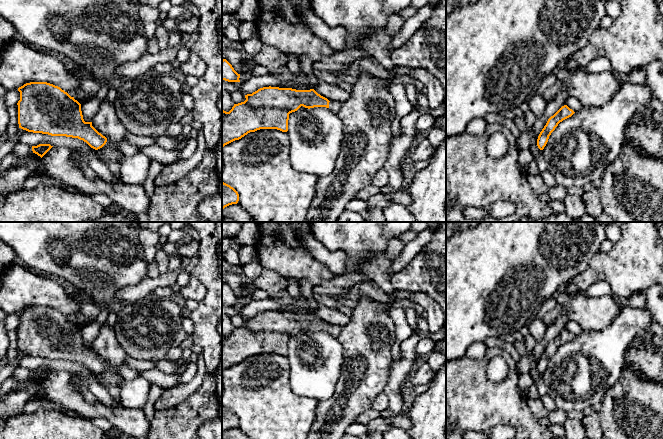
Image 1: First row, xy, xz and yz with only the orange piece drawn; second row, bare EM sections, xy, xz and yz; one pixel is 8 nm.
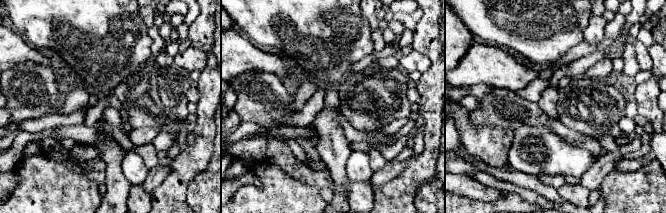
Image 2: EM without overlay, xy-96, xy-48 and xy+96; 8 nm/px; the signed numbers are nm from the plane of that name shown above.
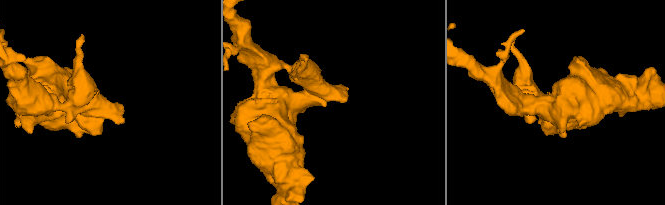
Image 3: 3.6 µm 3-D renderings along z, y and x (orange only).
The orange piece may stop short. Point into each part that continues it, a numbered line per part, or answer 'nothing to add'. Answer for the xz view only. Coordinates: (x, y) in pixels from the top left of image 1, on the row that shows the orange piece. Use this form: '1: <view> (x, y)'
1: xz (334, 106)

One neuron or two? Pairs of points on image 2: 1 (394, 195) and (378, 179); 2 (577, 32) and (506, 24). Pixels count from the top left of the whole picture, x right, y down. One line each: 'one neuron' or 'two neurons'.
1: two neurons
2: one neuron

